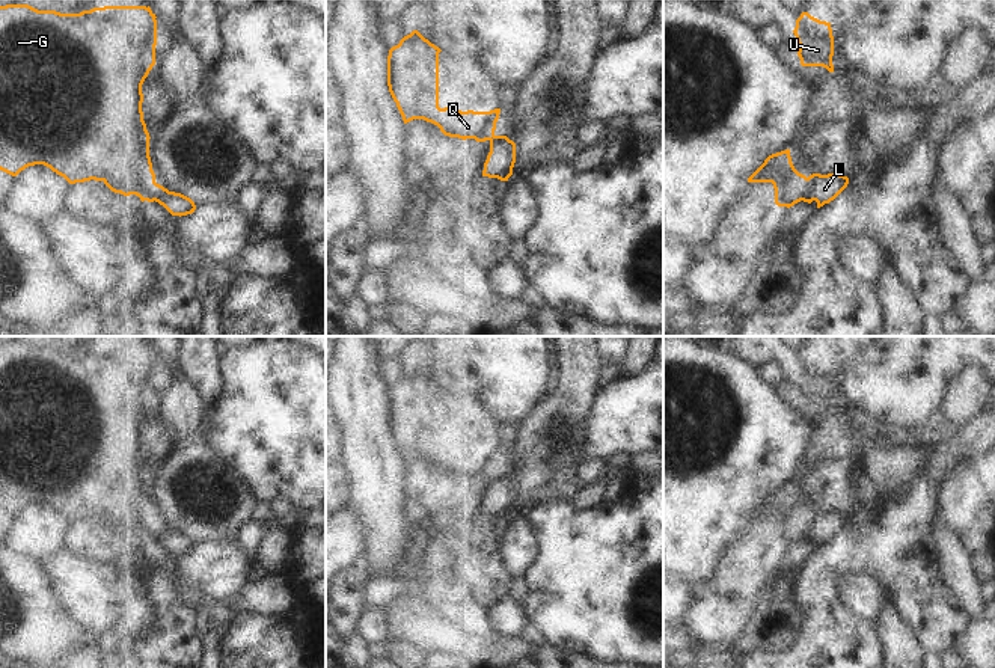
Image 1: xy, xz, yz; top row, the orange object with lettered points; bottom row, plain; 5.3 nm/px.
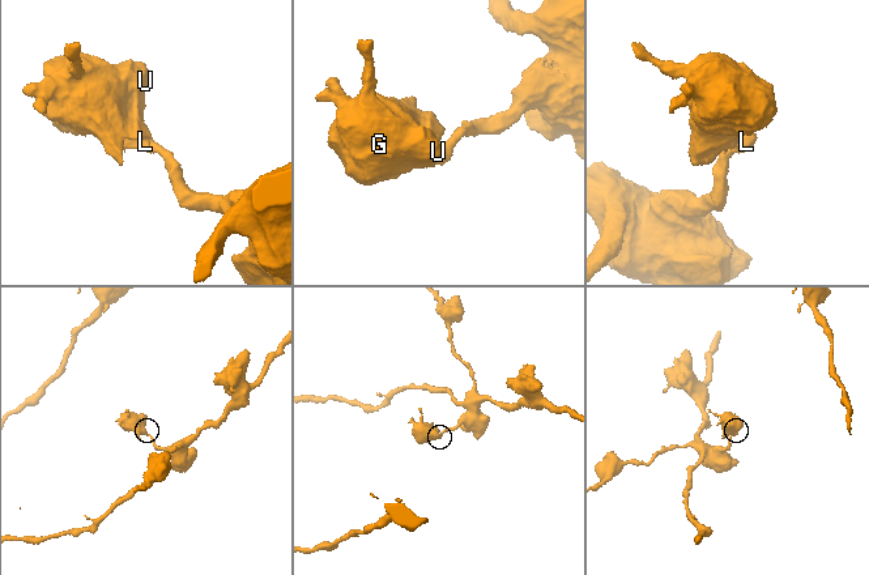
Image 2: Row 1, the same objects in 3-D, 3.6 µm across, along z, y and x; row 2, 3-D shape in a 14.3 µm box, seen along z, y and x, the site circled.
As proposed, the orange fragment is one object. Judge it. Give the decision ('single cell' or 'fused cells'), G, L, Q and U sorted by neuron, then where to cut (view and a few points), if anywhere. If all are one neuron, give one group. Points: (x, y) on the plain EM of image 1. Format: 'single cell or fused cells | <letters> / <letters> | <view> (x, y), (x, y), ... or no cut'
fused cells | G Q U / L | yz (807, 516), (801, 527), (801, 537)

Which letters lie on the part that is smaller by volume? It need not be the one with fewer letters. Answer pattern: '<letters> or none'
G, Q, U

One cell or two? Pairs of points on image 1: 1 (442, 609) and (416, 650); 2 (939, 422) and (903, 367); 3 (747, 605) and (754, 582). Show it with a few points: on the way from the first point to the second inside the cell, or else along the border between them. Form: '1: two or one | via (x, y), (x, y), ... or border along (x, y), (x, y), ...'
1: two | border along (428, 631), (451, 644)
2: two | border along (938, 407), (915, 433)
3: two | border along (716, 591), (724, 591), (734, 597), (760, 597)

